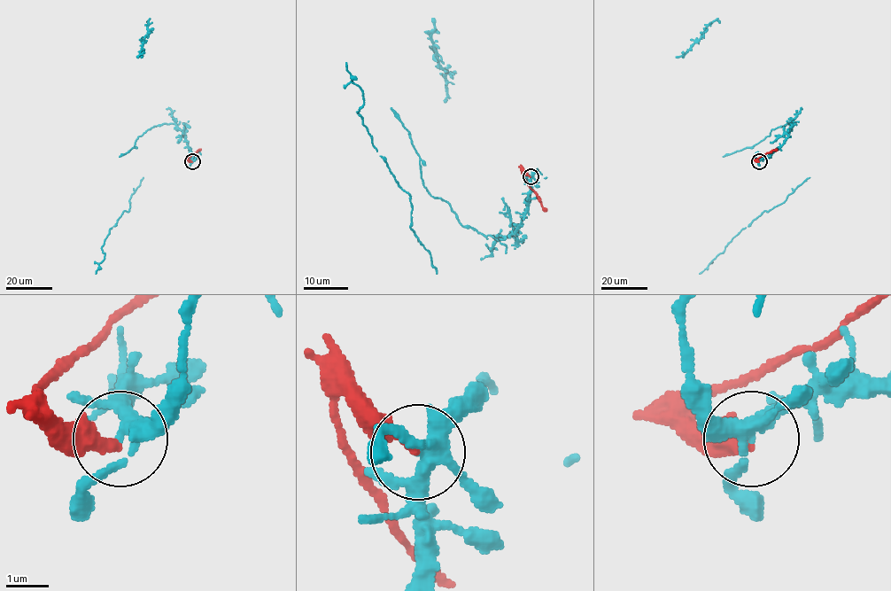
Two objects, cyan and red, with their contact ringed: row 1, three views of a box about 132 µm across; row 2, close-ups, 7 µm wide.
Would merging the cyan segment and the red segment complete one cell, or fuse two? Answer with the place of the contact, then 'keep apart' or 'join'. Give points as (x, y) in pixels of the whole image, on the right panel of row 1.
at (759, 161); keep apart

